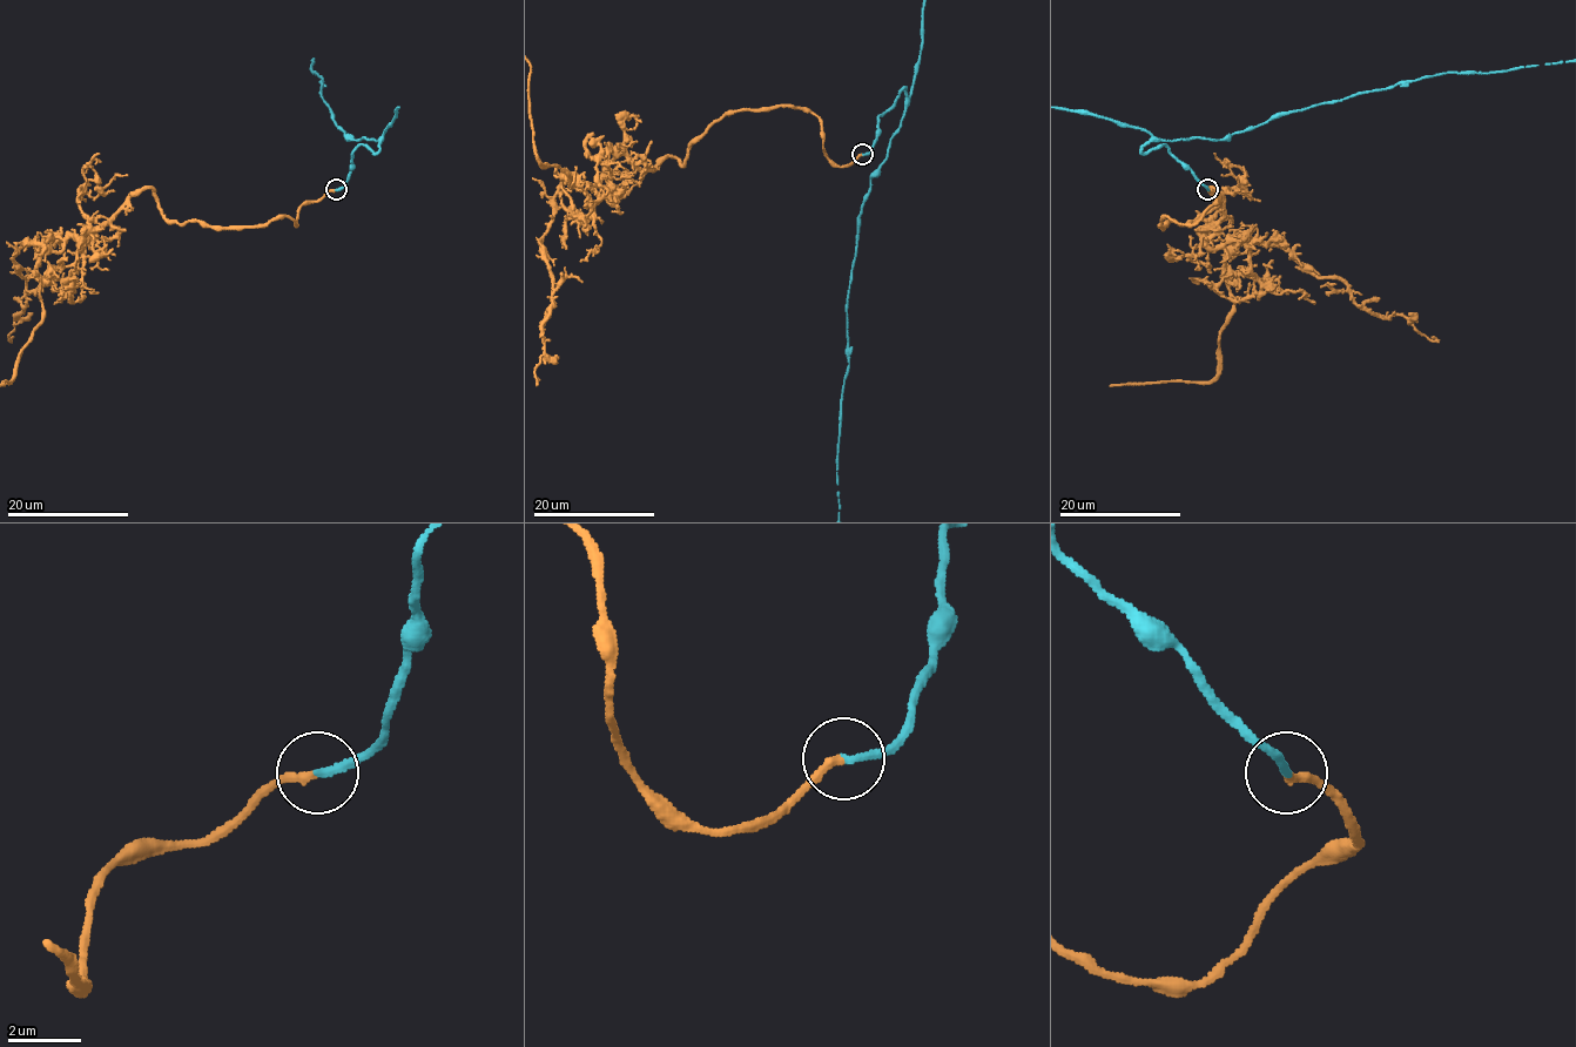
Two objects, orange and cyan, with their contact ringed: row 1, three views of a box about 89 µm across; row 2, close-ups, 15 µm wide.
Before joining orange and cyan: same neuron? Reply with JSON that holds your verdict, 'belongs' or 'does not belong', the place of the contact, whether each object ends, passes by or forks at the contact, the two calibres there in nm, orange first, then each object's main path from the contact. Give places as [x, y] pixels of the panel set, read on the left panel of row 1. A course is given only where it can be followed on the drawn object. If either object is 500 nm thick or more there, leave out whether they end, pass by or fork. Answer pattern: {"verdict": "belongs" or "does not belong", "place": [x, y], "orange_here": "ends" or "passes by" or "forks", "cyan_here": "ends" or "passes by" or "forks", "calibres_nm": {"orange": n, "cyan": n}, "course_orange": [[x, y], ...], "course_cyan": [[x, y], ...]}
{"verdict": "belongs", "place": [336, 189], "orange_here": "ends", "cyan_here": "ends", "calibres_nm": {"orange": 240, "cyan": 240}, "course_orange": [[335, 190], [296, 224], [233, 228], [169, 222], [142, 188], [42, 254], [8, 382]]}

